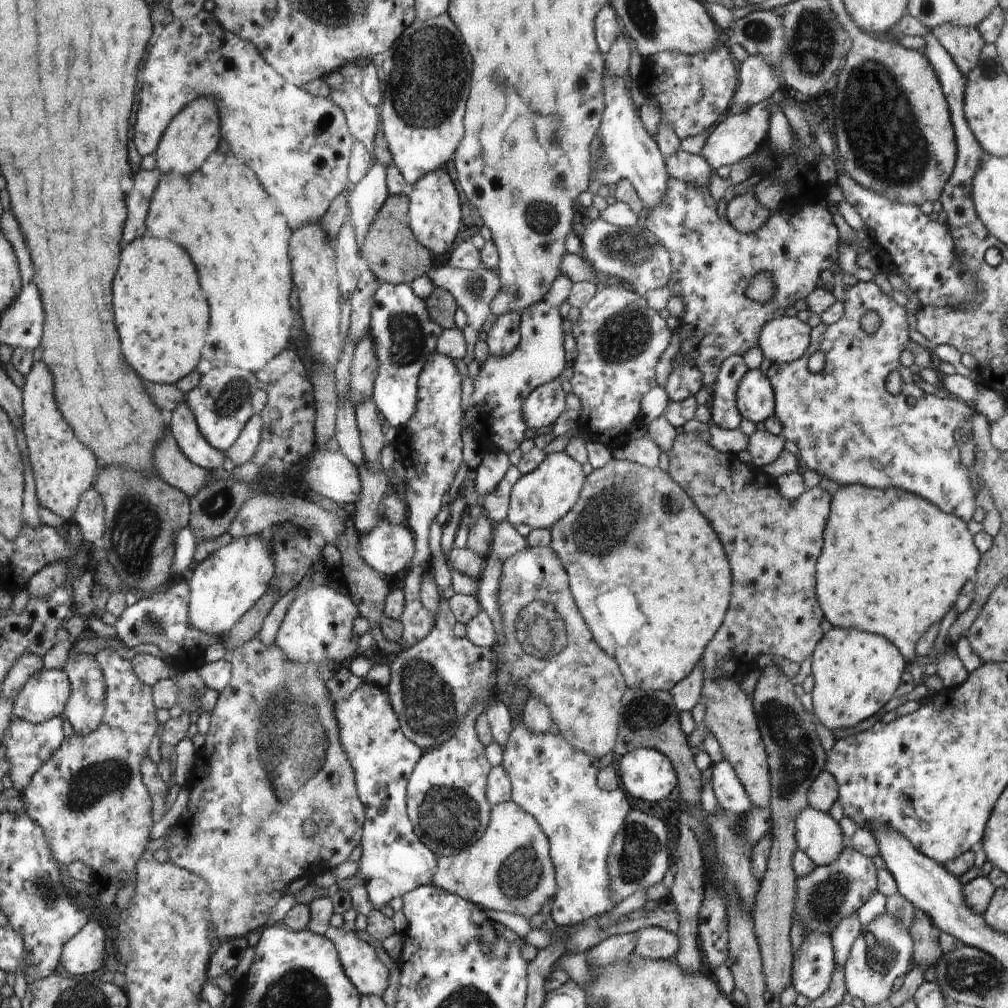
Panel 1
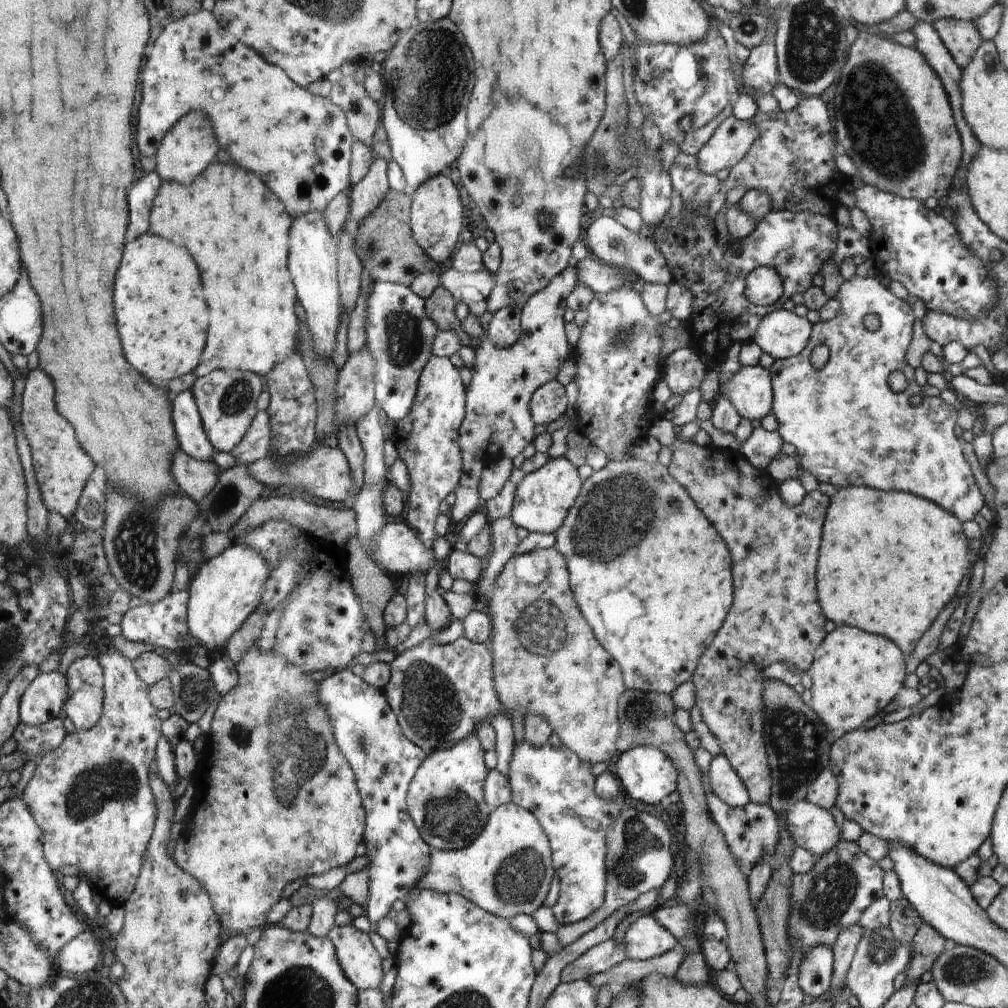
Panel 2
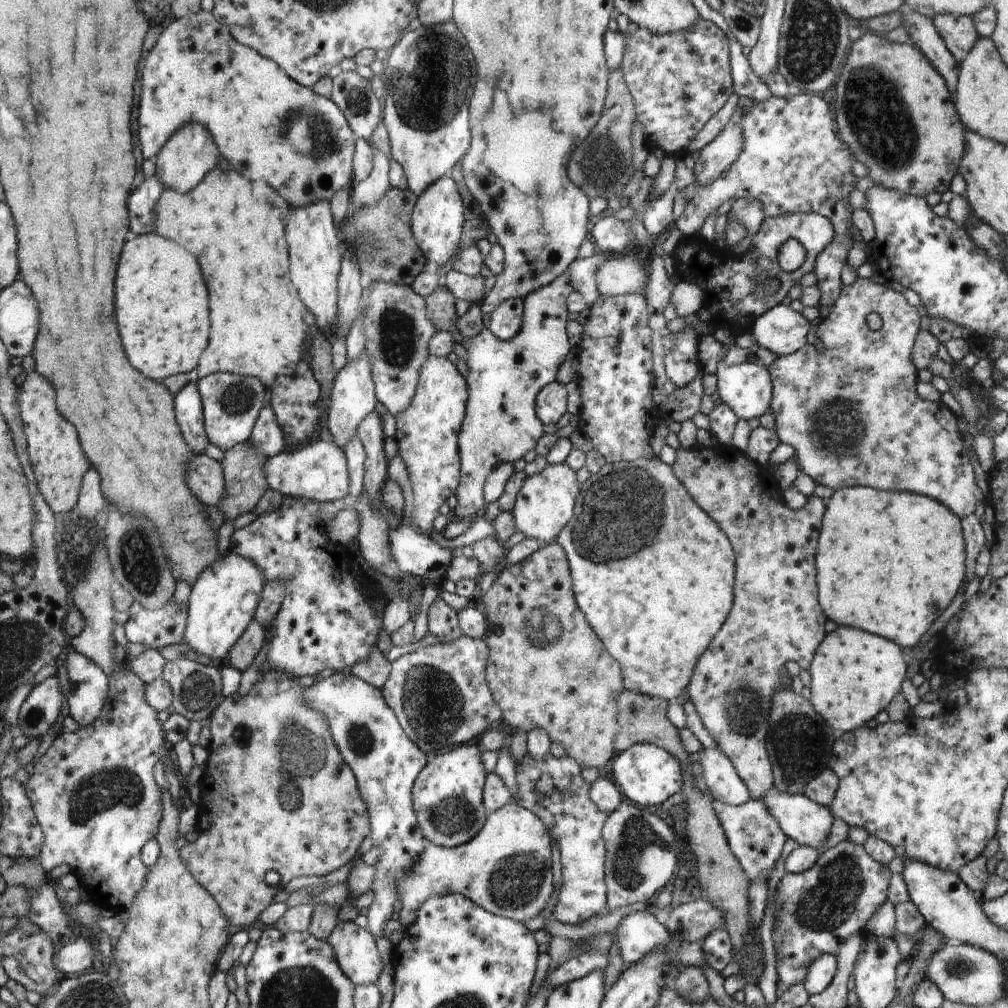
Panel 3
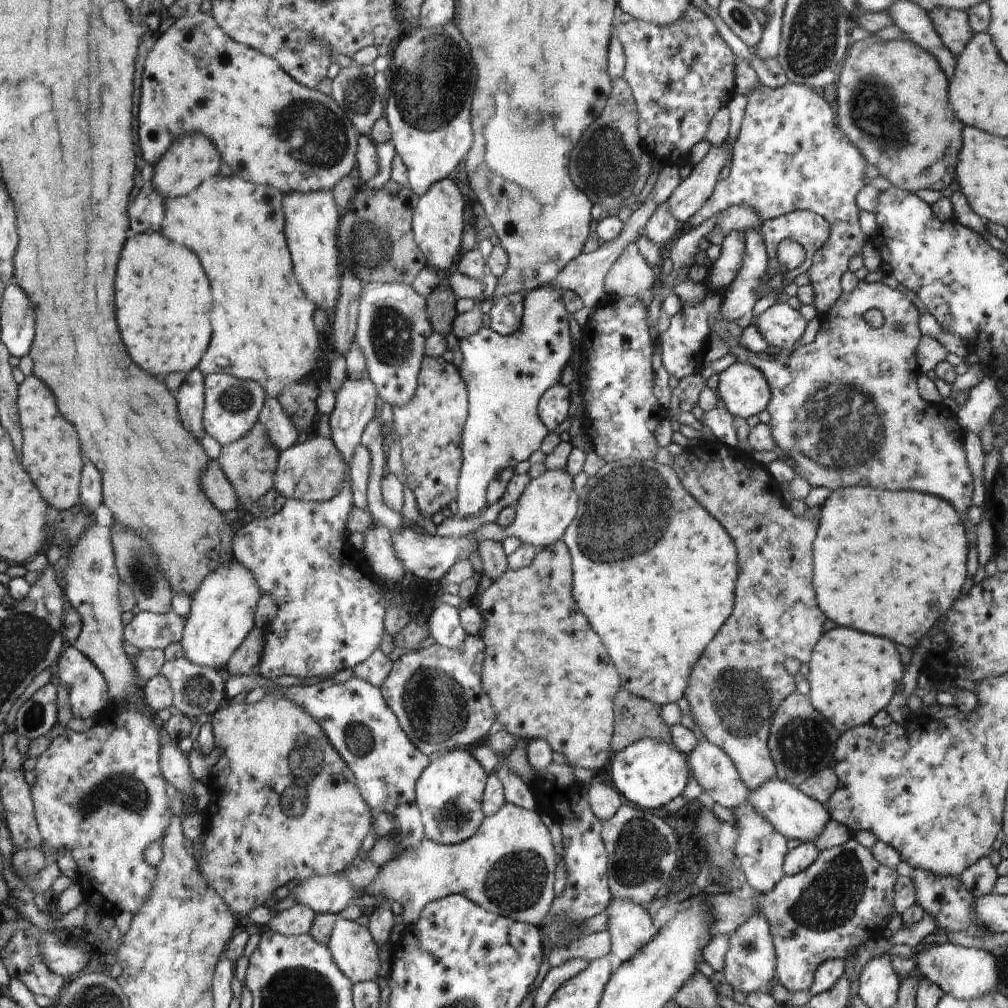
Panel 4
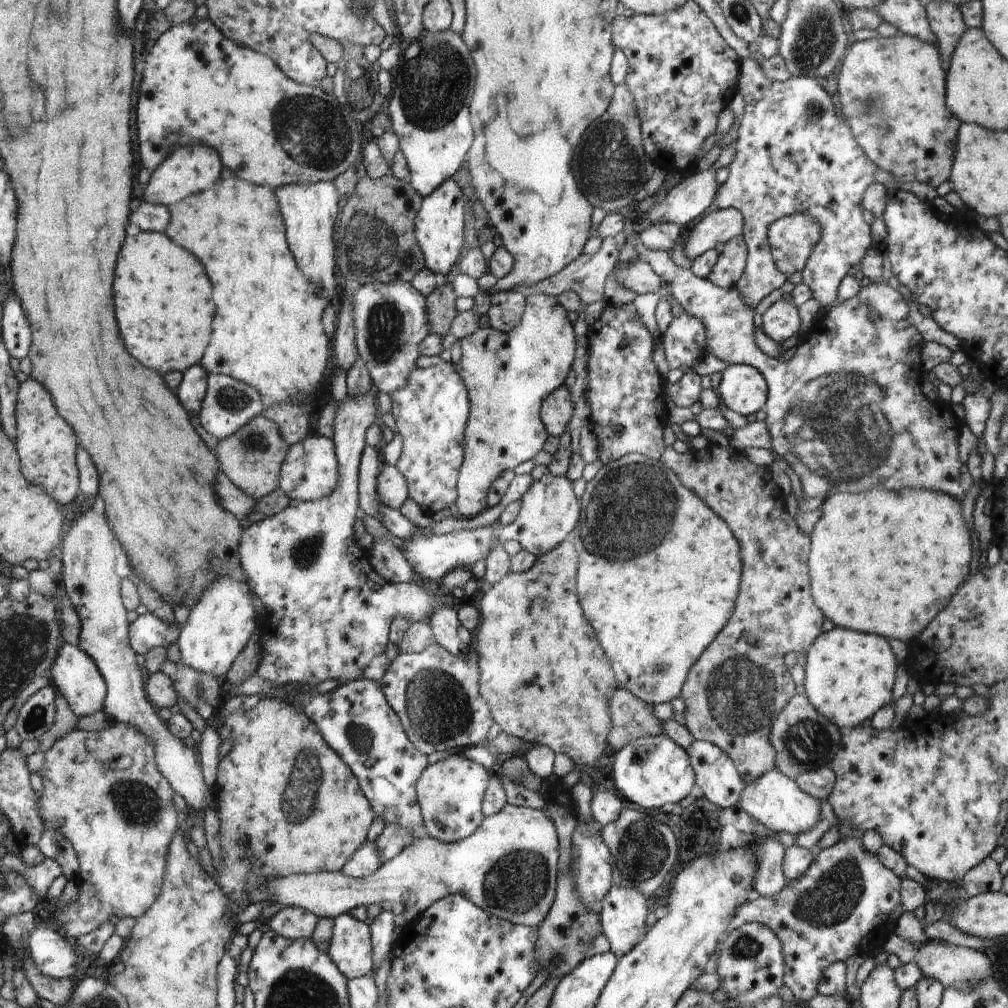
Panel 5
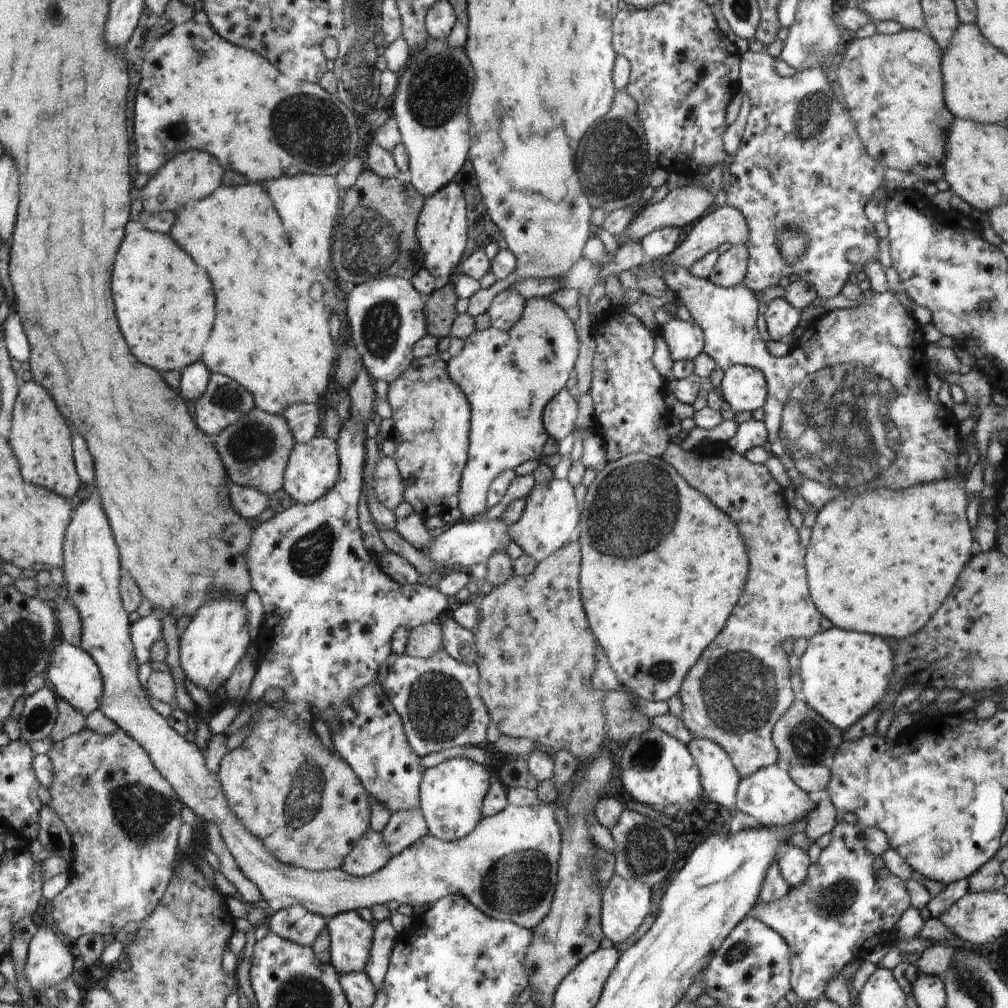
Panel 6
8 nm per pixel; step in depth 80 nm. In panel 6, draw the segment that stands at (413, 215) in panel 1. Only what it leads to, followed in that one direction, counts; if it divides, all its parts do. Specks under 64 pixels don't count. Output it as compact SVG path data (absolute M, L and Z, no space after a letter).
M452 180L436 195L426 198L419 214L418 237L426 256L424 268L434 277L448 276L452 266L462 262L468 238L468 219L464 210L464 194L457 182Z

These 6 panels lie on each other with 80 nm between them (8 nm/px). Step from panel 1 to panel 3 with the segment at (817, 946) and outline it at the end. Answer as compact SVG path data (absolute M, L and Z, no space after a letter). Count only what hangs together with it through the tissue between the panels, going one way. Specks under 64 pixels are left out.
M822 953L808 967L806 979L802 984L809 995L820 994L831 986L832 979L838 971L838 958L832 953Z

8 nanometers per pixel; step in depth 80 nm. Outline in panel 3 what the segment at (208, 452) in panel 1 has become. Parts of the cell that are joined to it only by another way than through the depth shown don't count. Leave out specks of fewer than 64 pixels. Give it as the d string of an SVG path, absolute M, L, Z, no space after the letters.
M189 382L176 395L176 416L180 416L180 428L184 428L184 440L192 444L192 452L204 453L210 440L203 420L203 401L197 382Z

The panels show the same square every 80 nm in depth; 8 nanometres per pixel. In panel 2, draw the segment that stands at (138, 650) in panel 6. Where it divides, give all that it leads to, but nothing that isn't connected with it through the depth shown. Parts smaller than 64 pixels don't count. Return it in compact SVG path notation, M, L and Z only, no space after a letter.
M189 590L170 591L157 603L141 602L138 606L128 609L119 622L121 635L132 642L160 646L166 650L178 651L182 646L190 645L192 636L187 625L187 604L190 602Z

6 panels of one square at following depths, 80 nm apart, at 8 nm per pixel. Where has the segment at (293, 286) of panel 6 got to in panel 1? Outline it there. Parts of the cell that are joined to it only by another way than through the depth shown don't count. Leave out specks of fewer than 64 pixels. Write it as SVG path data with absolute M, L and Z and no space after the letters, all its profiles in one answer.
M214 152L212 156L208 156L208 164L204 164L204 168L200 168L200 172L192 172L188 176L182 176L176 172L168 172L161 176L162 178L151 196L150 212L146 218L148 232L152 236L172 240L176 244L184 244L184 248L188 248L188 252L192 252L192 260L196 260L196 268L200 268L200 284L204 284L204 292L208 292L208 296L212 296L212 336L208 336L208 348L204 348L204 360L200 360L197 371L201 375L206 375L214 367L225 367L226 365L236 365L238 368L250 372L262 371L269 360L272 360L276 354L280 354L288 346L290 328L292 328L292 320L294 320L294 314L290 308L290 292L292 292L292 274L290 274L290 260L288 260L290 226L288 226L286 218L284 220L278 218L279 207L276 208L274 200L262 190L254 172L246 164L236 160L232 154Z

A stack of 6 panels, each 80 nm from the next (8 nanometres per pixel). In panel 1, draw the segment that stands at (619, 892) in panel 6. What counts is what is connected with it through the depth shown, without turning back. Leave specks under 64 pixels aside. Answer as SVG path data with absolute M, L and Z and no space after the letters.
M648 927L636 932L634 955L645 959L667 960L679 952L679 936L661 928Z

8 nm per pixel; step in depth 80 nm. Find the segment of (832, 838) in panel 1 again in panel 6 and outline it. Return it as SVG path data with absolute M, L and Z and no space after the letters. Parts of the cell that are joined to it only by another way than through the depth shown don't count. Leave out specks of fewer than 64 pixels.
M776 764L761 768L754 774L740 779L740 784L736 791L735 808L746 812L748 816L752 816L762 827L788 827L789 825L795 825L796 831L805 832L807 821L812 818L810 814L814 816L812 810L817 807L817 804L814 804L812 799L807 792L804 792L803 789L792 780L786 768Z

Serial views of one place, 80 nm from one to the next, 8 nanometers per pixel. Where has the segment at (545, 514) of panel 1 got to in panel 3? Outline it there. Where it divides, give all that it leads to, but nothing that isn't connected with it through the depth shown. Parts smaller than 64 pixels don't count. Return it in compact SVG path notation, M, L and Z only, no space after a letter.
M547 464L539 473L527 478L515 500L512 516L517 531L528 538L538 539L548 544L555 541L570 522L579 499L581 486L577 481L577 471L569 464Z

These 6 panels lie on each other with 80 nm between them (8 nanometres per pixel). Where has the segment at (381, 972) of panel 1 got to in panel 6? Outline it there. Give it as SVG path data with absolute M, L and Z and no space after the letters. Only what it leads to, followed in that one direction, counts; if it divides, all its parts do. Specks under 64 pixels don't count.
M357 911L333 916L327 920L326 926L331 938L331 965L340 974L362 972L370 959L374 927Z

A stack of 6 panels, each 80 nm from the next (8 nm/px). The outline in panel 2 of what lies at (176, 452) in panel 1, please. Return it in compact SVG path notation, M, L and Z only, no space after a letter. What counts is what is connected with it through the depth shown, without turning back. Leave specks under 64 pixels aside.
M180 450L180 456L176 456L176 464L172 464L172 472L176 472L176 484L180 484L180 490L190 494L190 498L198 502L206 499L216 488L222 469L214 461L188 458Z

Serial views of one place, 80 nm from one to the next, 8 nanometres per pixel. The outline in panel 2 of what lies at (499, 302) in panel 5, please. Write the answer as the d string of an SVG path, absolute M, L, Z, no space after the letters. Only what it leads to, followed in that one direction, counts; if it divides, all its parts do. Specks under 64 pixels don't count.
M519 306L504 307L495 312L486 331L486 338L501 349L510 348L522 334L521 308Z

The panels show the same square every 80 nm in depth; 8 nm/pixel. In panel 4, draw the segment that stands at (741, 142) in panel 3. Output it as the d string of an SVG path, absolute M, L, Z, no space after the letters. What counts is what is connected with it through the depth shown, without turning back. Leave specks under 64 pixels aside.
M726 140L722 144L711 145L704 158L680 181L667 200L672 216L678 222L686 222L692 218L707 202L719 182L720 170L730 158L731 150L726 145Z

